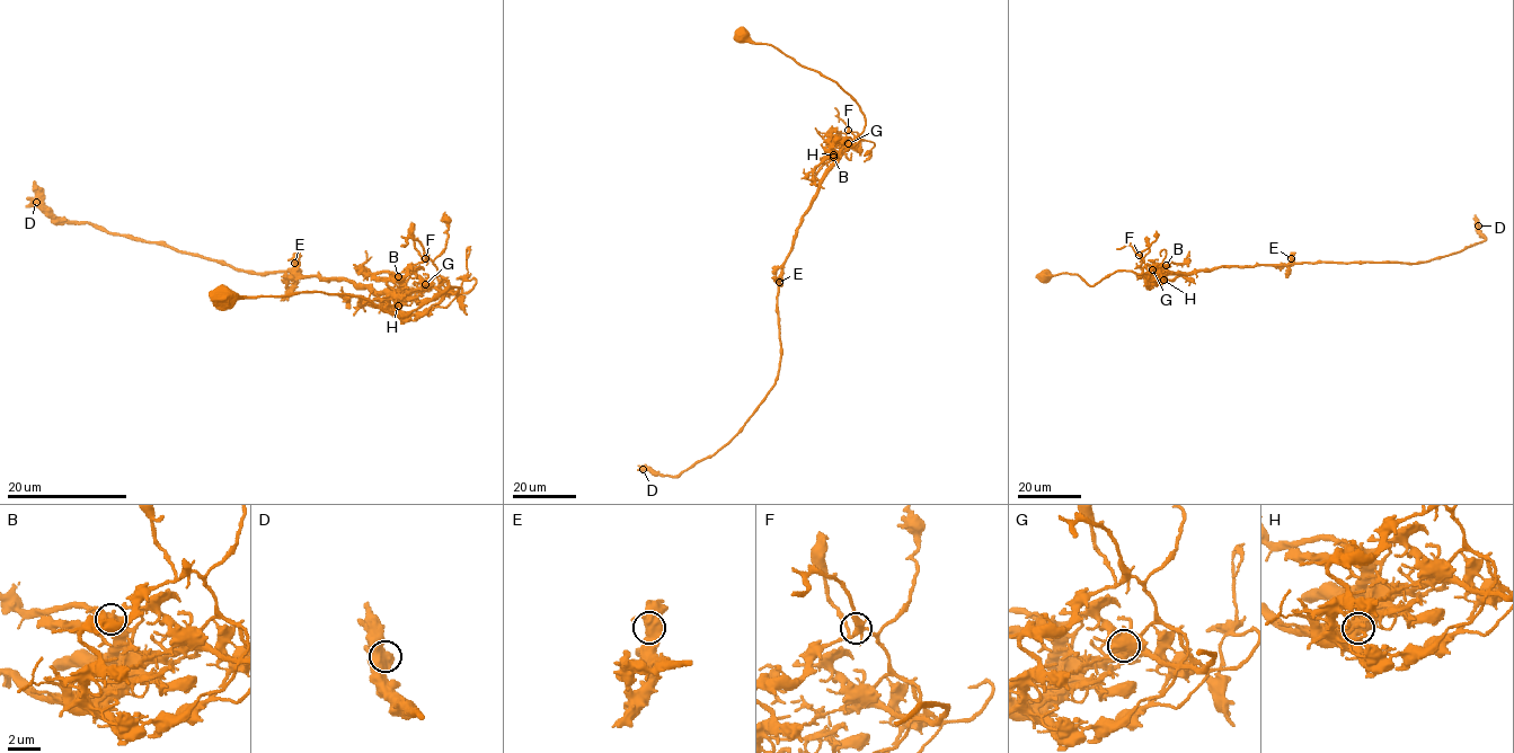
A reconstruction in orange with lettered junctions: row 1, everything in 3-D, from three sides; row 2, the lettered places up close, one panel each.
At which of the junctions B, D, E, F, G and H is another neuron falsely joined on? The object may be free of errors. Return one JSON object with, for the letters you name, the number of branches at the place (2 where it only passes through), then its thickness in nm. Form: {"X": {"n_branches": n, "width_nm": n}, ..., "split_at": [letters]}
{"G": {"n_branches": 5, "width_nm": 700}, "split_at": ["G"]}

